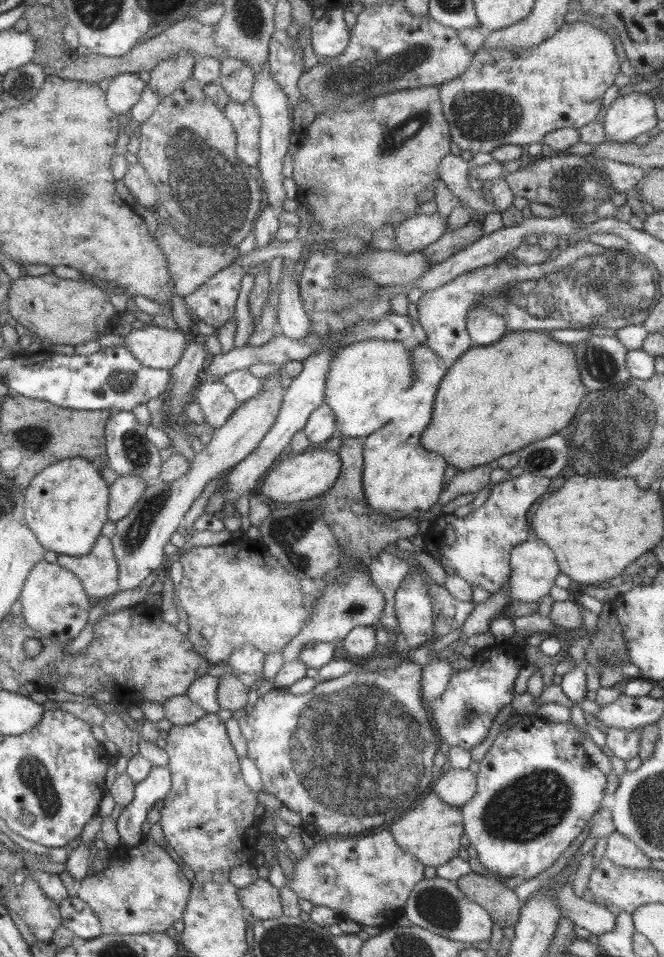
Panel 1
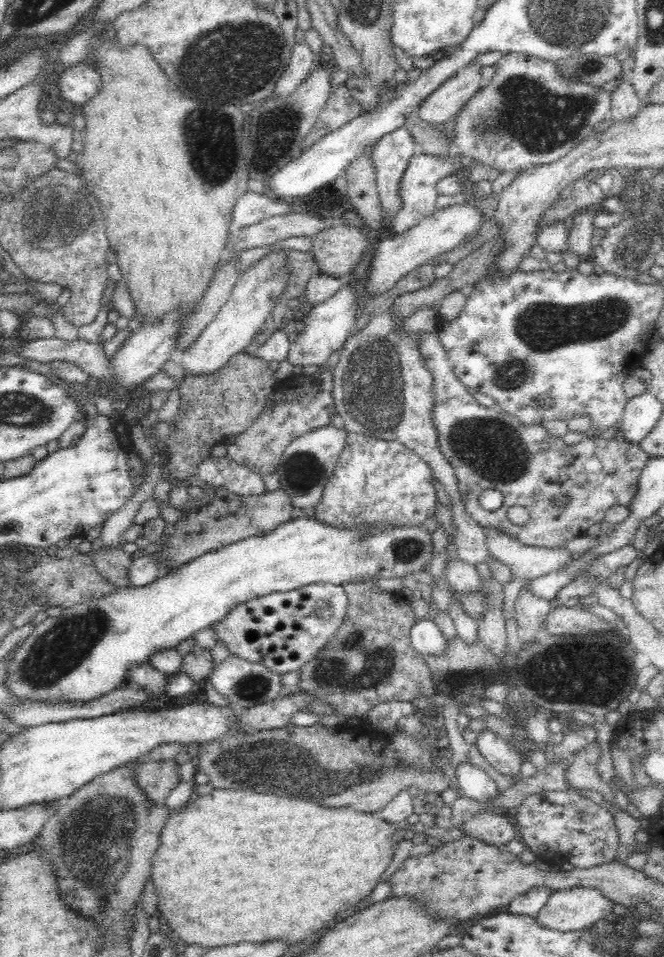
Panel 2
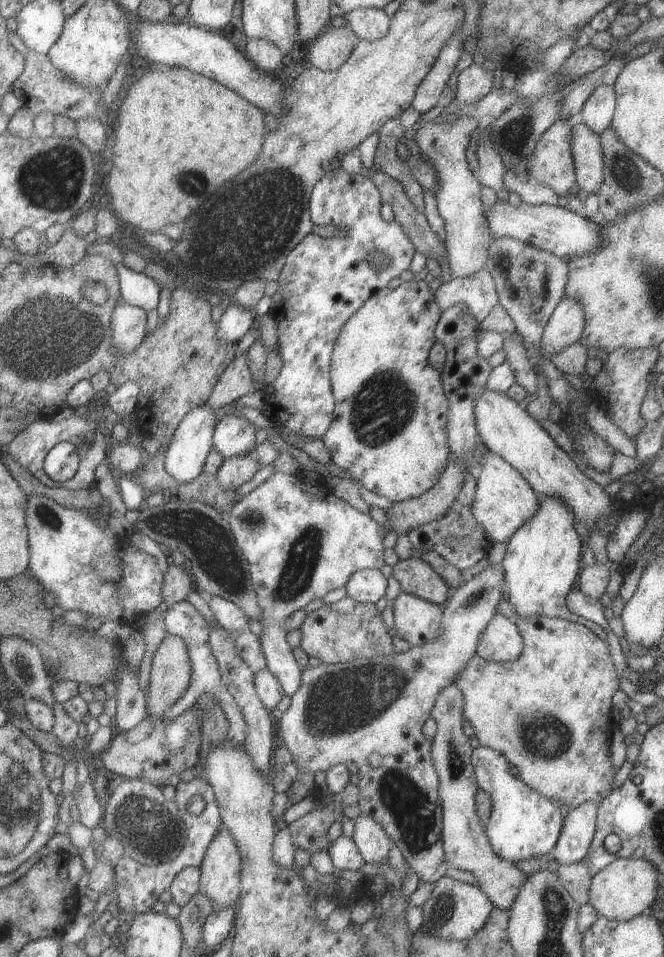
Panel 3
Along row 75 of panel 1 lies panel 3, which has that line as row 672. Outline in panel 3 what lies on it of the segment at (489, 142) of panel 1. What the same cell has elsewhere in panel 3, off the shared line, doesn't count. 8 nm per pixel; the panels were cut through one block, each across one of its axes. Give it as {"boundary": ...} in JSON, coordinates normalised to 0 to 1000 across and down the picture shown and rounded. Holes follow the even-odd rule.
{"boundary":[[[806,642],[806,644],[797,644],[797,646],[776,644],[773,649],[776,654],[783,656],[788,668],[788,679],[785,679],[785,683],[770,692],[752,693],[733,691],[712,683],[712,688],[700,692],[700,698],[694,700],[691,708],[682,712],[685,717],[691,719],[694,727],[697,727],[697,748],[712,760],[714,769],[718,771],[720,777],[741,782],[745,786],[756,788],[758,792],[770,798],[779,813],[788,819],[794,819],[797,823],[803,823],[809,830],[815,830],[815,832],[839,838],[839,841],[851,840],[857,846],[866,844],[866,842],[872,842],[877,838],[884,838],[884,836],[902,840],[907,834],[920,827],[920,817],[923,817],[923,811],[926,811],[928,807],[928,805],[923,805],[923,800],[920,800],[917,776],[926,748],[920,739],[920,727],[932,719],[932,708],[929,708],[926,696],[917,684],[916,672],[904,660],[887,658],[878,652],[857,650],[857,648],[848,648],[848,646],[824,646],[818,642],[815,644]]]}

